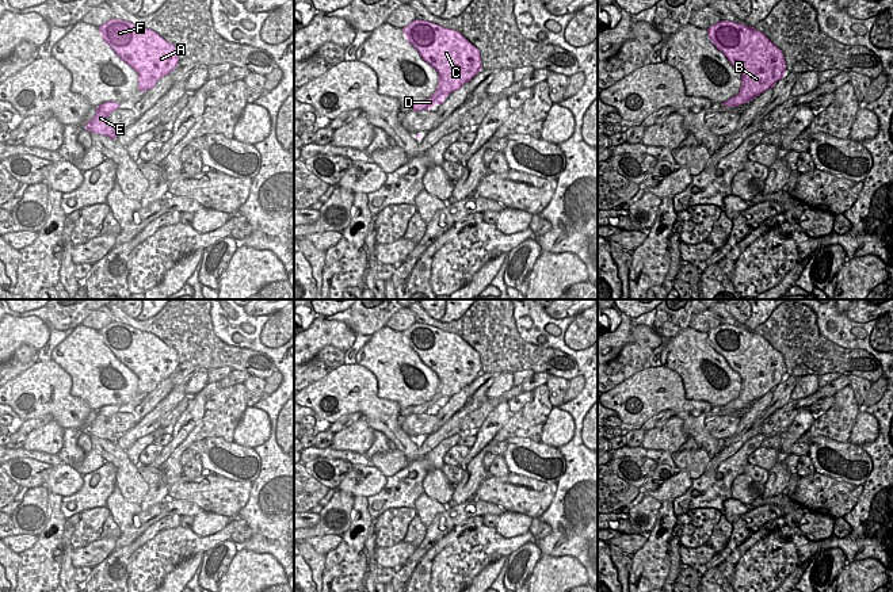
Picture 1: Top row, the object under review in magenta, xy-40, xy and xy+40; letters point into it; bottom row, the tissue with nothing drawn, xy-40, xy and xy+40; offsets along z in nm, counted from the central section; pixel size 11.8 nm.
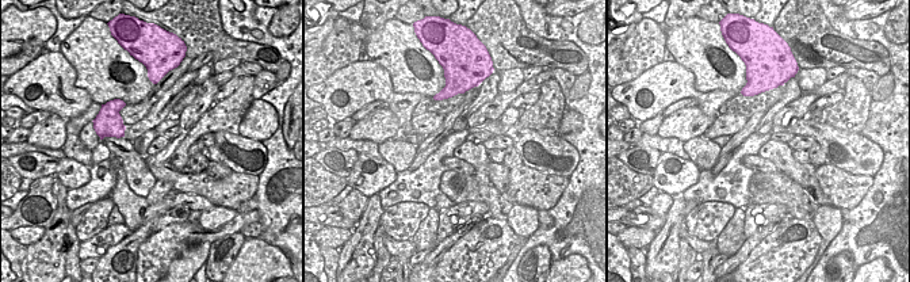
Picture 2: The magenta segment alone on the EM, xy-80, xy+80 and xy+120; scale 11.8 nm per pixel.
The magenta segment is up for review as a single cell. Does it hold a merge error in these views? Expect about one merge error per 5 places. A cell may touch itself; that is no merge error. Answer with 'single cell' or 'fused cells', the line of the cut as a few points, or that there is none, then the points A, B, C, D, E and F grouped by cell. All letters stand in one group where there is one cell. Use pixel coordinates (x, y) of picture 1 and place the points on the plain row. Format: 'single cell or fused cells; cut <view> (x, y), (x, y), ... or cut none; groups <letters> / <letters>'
single cell; cut none; groups A B C D E F

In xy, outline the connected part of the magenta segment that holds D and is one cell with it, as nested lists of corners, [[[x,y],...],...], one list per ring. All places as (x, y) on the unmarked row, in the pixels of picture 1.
[[[415,322],[402,332],[420,360],[436,373],[439,386],[431,401],[412,406],[412,415],[431,413],[469,386],[482,371],[480,354],[461,336]]]

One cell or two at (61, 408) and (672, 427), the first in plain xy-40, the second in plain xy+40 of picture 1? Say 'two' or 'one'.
two

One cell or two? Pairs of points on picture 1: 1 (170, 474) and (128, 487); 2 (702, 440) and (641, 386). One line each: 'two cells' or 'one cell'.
1: two cells
2: one cell

